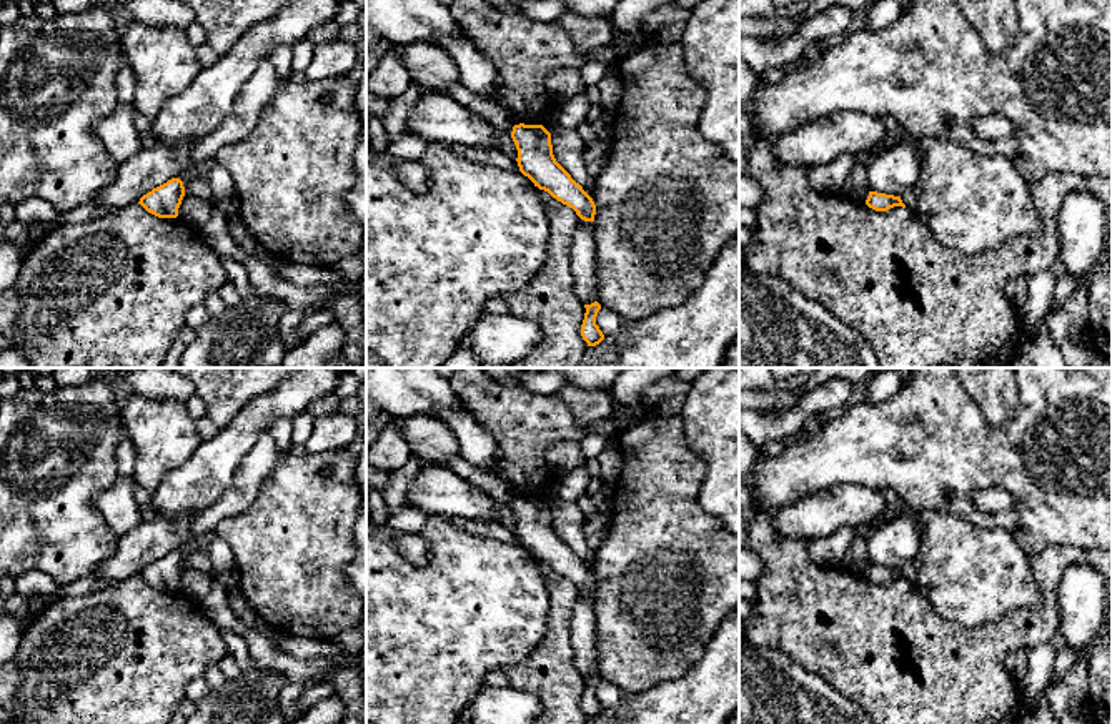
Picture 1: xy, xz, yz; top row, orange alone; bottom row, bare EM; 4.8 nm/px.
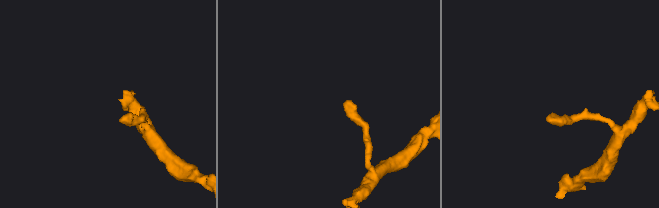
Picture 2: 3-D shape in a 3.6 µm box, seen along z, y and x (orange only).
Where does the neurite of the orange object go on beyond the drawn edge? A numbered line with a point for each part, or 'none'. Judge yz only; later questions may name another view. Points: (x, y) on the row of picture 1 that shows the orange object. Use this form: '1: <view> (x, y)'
none

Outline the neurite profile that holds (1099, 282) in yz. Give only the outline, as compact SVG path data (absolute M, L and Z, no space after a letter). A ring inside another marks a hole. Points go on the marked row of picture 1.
M1100 260L1087 275L1089 320L1085 338L1112 361L1112 261Z

